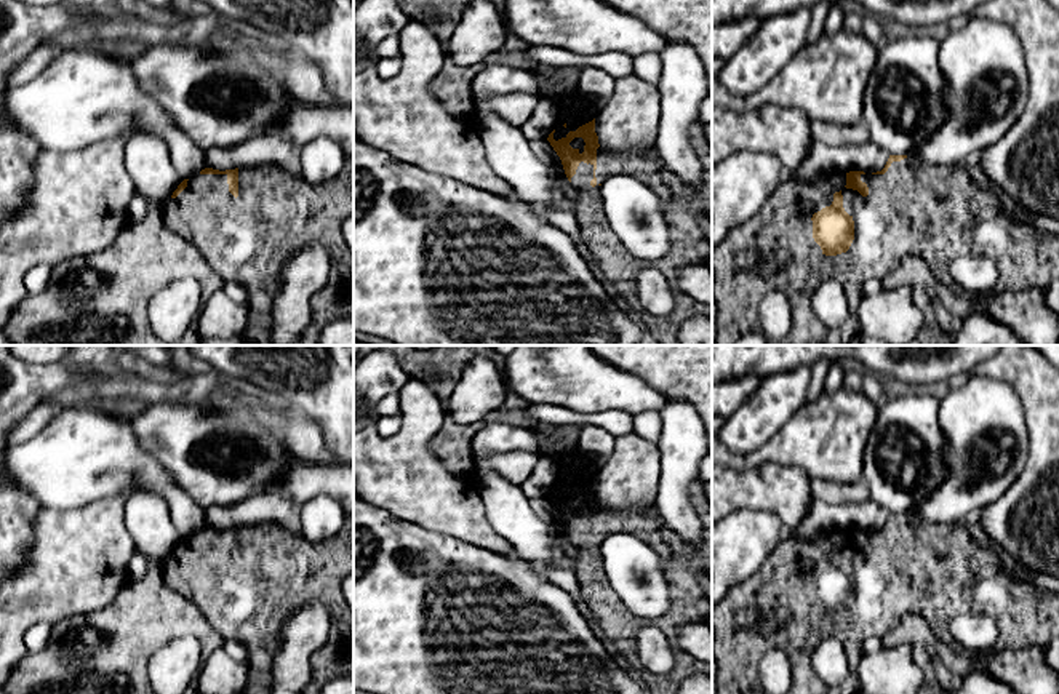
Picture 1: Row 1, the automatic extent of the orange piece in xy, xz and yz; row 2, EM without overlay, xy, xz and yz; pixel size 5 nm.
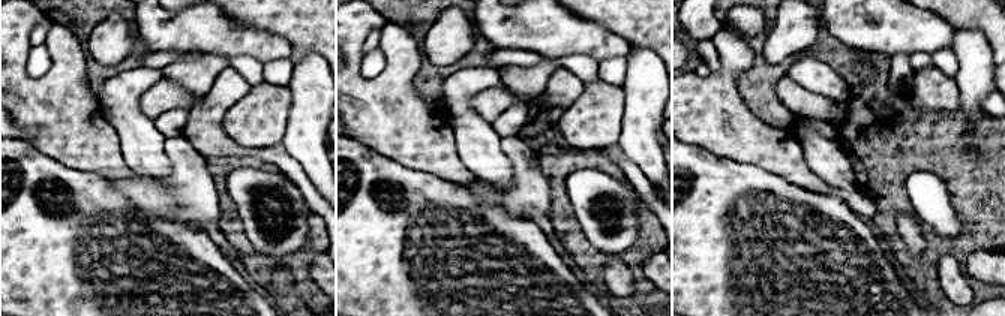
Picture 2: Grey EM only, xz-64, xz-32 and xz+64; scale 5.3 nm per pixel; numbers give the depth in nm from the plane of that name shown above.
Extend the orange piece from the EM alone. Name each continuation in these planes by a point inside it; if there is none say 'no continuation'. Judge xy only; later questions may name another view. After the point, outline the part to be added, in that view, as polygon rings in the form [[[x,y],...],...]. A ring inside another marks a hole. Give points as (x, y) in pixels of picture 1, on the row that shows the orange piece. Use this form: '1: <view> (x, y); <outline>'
1: xy (247, 239); [[[354,158],[341,173],[322,184],[309,184],[299,174],[270,165],[238,168],[238,197],[229,192],[227,174],[194,174],[187,187],[163,203],[166,225],[195,245],[221,278],[234,280],[248,293],[245,345],[275,345],[270,337],[272,304],[278,289],[278,270],[291,251],[320,241],[330,254],[326,285],[310,299],[310,323],[298,345],[317,345],[320,331],[331,321],[354,320],[354,254],[342,238],[342,222],[354,213]]]

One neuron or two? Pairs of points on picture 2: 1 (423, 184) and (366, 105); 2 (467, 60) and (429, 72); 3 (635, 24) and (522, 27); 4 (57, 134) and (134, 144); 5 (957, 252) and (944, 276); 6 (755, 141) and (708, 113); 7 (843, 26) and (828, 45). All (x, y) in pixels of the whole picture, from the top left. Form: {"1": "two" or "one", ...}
{"1": "two", "2": "one", "3": "two", "4": "two", "5": "two", "6": "one", "7": "two"}

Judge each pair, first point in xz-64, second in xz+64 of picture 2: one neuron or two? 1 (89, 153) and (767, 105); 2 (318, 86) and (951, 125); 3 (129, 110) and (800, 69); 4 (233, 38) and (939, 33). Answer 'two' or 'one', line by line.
1: two
2: two
3: one
4: one

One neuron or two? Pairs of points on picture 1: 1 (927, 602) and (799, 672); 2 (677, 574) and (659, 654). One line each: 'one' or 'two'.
1: one
2: two

